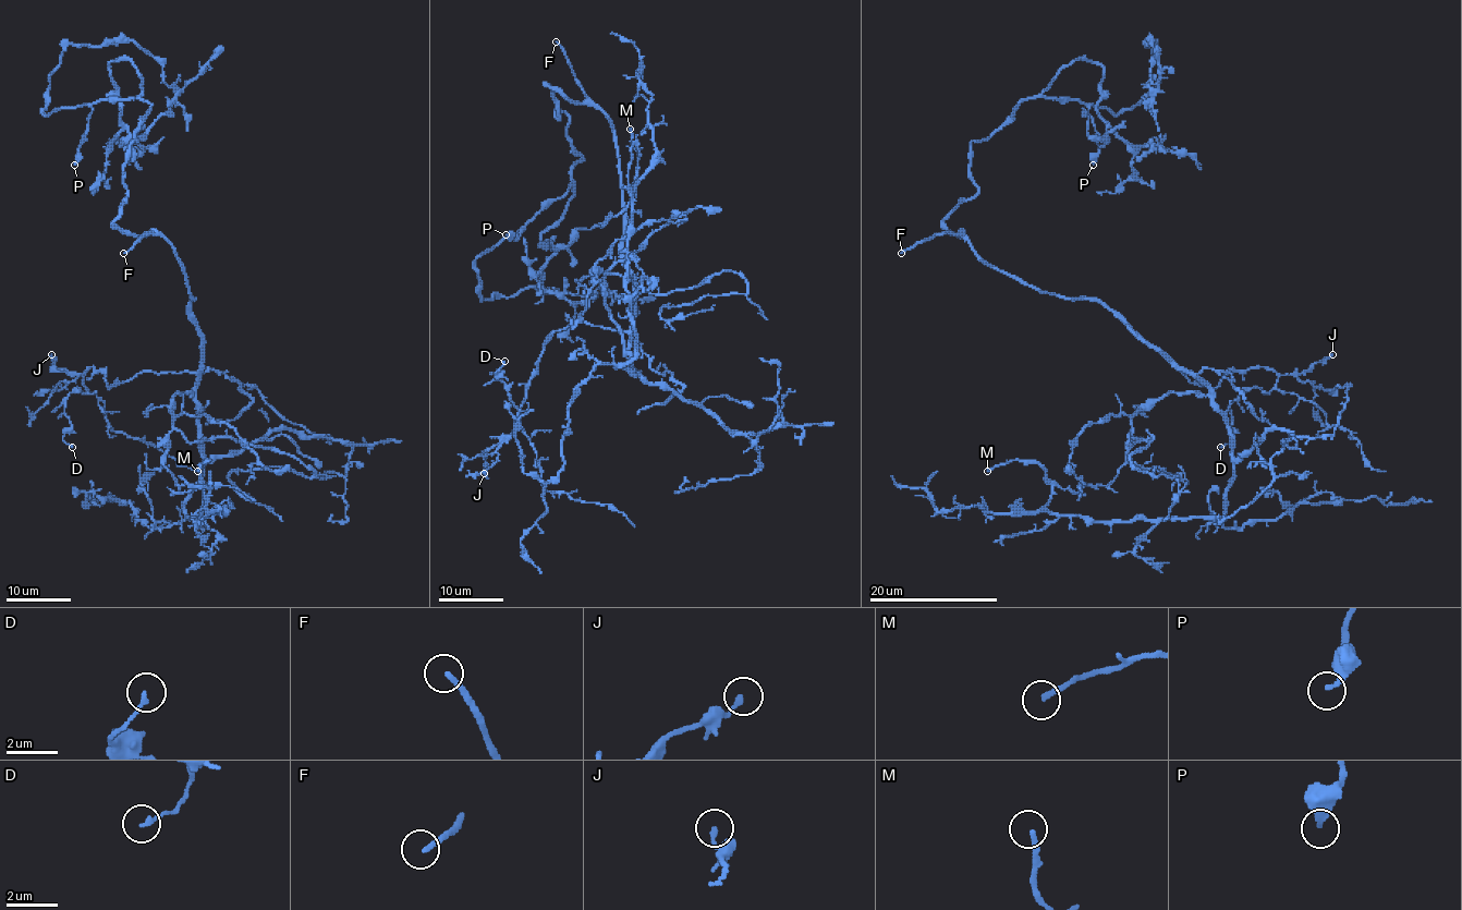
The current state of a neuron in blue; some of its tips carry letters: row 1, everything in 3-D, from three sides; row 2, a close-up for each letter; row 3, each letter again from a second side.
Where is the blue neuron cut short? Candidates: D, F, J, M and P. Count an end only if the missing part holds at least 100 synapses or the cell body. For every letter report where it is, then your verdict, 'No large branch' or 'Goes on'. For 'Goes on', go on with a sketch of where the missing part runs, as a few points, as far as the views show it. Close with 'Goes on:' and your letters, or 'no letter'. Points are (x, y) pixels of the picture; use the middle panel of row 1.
D: Place: (504, 361). No large branch
F: Place: (556, 41). Goes on
J: Place: (484, 473). No large branch
M: Place: (630, 129). No large branch
P: Place: (506, 234). No large branch
Goes on: F

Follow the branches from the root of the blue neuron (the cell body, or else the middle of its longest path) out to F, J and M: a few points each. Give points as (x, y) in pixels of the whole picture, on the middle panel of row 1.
F: (618, 157), (613, 126), (585, 93), (556, 41)
J: (618, 157), (633, 324), (613, 330), (573, 323), (555, 332), (514, 431), (487, 452), (484, 473)
M: (618, 157), (634, 374), (617, 367), (634, 356), (636, 339), (626, 290), (637, 166), (630, 129)

